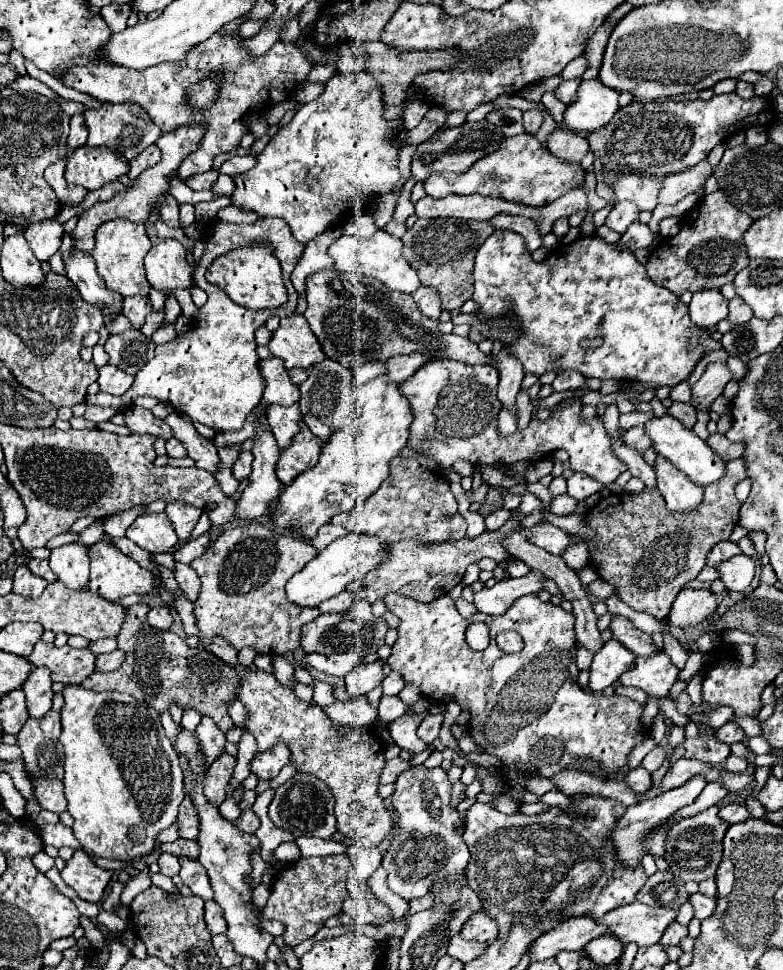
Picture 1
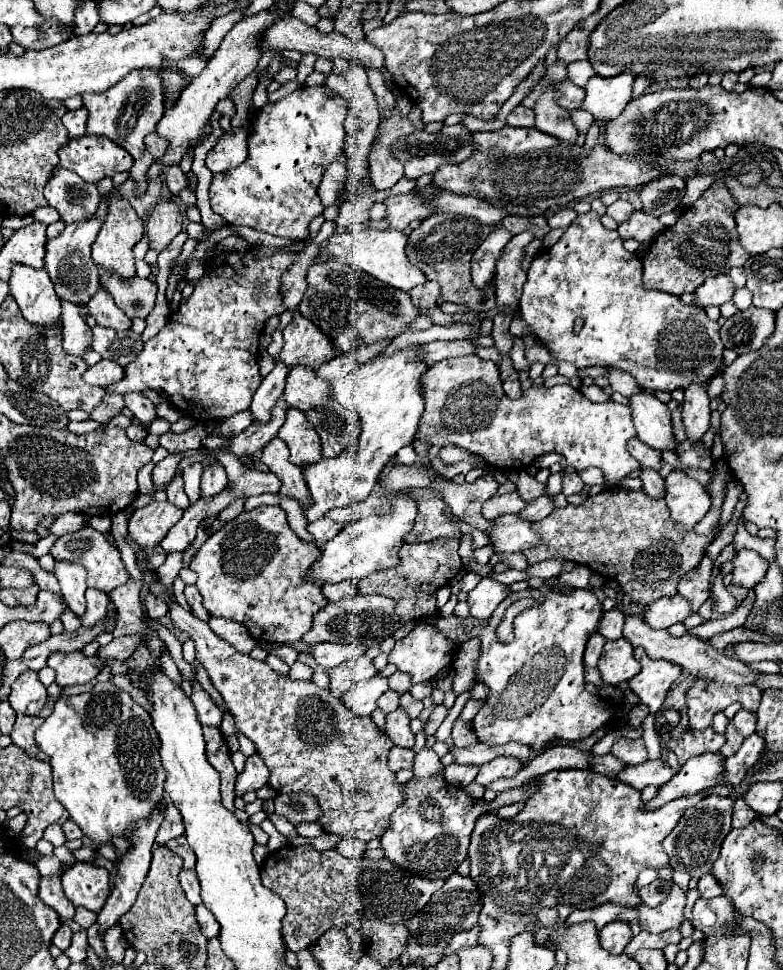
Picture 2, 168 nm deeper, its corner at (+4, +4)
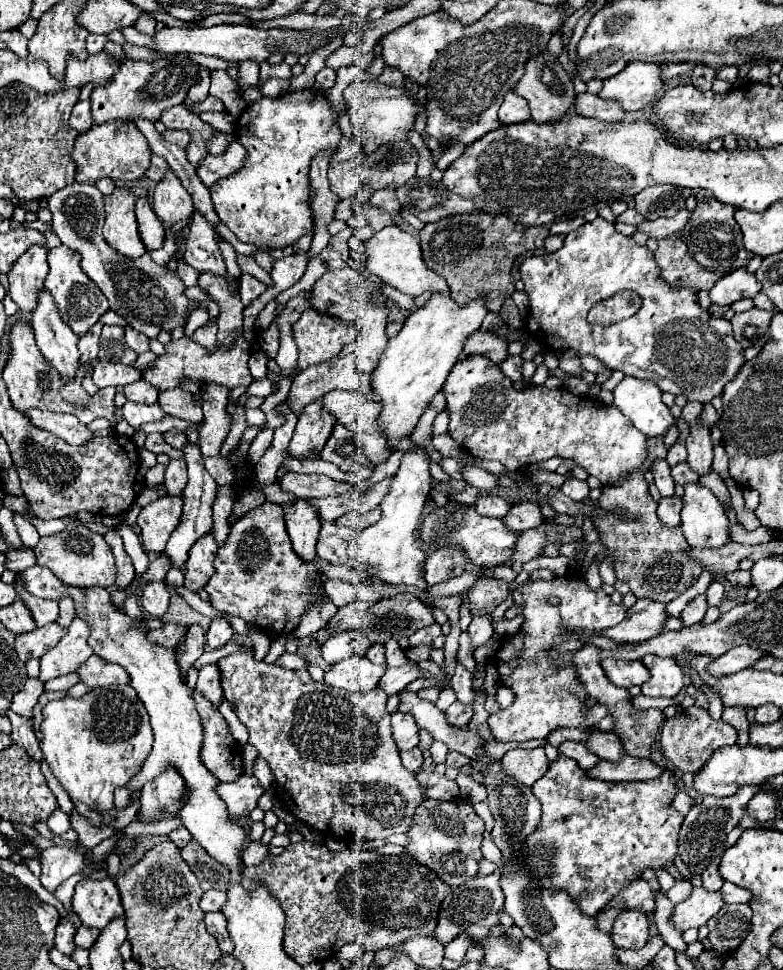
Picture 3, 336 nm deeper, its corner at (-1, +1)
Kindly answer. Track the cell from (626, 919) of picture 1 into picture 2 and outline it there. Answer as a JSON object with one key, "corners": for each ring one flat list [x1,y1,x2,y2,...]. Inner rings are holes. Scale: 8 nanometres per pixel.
{"corners":[[673,885,669,897,663,901,661,907,647,907,639,905,639,927,649,933,663,933,667,929,679,927,683,923,683,909,685,909,685,891]]}

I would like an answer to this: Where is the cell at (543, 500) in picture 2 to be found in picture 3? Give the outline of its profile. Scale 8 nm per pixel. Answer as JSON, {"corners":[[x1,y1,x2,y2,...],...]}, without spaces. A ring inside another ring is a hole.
{"corners":[[534,502,514,504,512,510,504,516,504,524,508,526,508,530,516,530,516,532,528,530,528,528,536,528,542,522,544,522,544,518,542,518,540,506,534,504]]}

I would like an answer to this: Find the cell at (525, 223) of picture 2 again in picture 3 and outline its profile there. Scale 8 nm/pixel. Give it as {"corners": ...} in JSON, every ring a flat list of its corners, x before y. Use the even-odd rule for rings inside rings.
{"corners":[[474,212,426,224,418,238,426,266,448,280,450,294,458,304,468,304,470,300,484,296,488,310,498,312,504,300,516,290,510,276,512,262,528,250,542,248,548,238,548,226,512,224,504,214]]}

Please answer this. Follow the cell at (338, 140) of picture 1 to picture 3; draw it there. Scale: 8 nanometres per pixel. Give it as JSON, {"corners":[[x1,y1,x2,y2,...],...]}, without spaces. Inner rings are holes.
{"corners":[[320,90,286,92,286,94,278,96,278,98,260,98,260,100,252,102,252,104,248,104,248,108,240,114,240,118,238,118,238,122,236,122,236,134,238,134,238,138,240,138,240,144,244,144,244,148,248,150,248,158,246,158,244,166,242,166,236,174,230,174,228,178,220,178,220,182,214,182,214,184,212,184,212,188,210,188,210,198,212,198,212,202,214,202,214,210,216,210,216,214,218,214,218,218,220,218,220,222,222,222,224,226,228,226,228,228,236,234,236,238,238,238,240,242,252,242,252,244,258,244,258,246,268,246,268,248,278,248,278,250,282,250,288,242,296,242,300,236,304,236,304,234,308,234,308,232,312,230,312,218,310,218,310,208,308,208,308,182,310,182,310,180,308,180,308,170,310,170,310,160,312,160,312,156,314,156,316,152,328,150,328,148,336,148,336,146,340,144,342,134,340,134,340,128,338,128,338,124,336,124,336,116,334,116,334,112,330,110,328,100,324,98,324,92,320,92]]}

